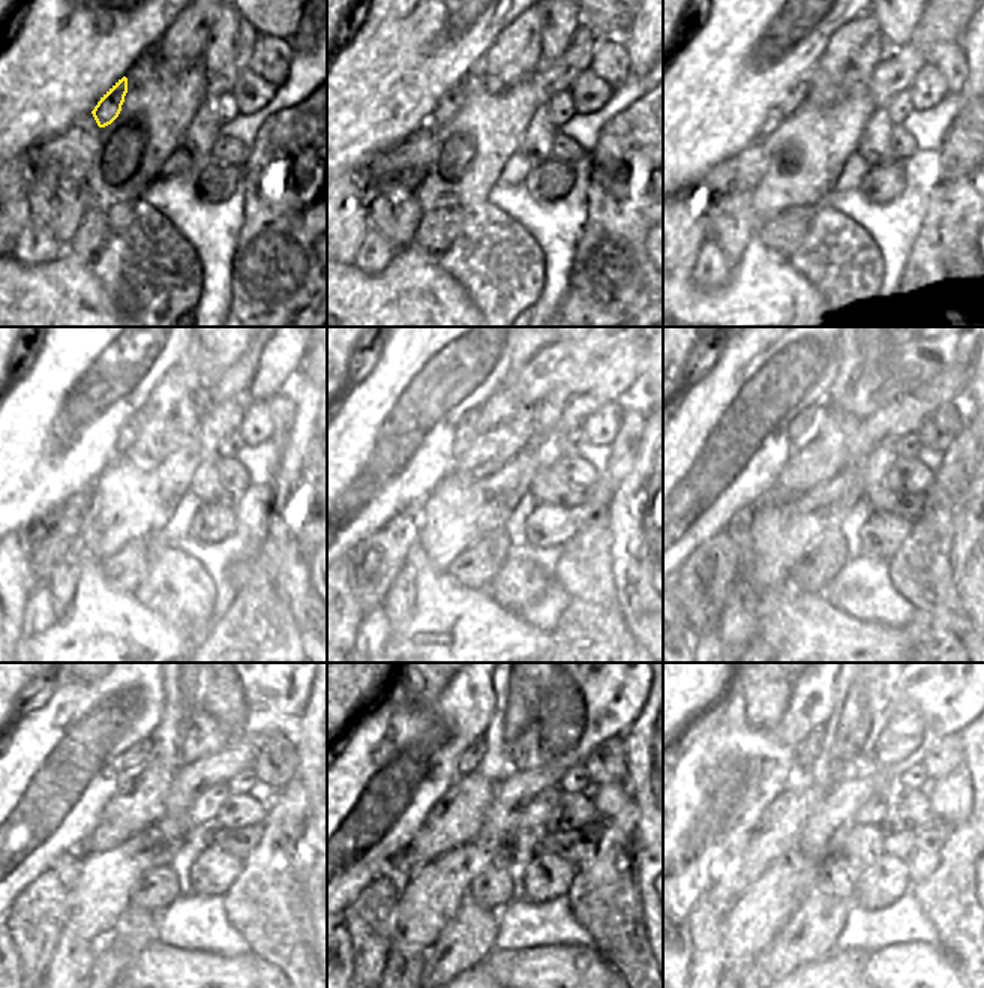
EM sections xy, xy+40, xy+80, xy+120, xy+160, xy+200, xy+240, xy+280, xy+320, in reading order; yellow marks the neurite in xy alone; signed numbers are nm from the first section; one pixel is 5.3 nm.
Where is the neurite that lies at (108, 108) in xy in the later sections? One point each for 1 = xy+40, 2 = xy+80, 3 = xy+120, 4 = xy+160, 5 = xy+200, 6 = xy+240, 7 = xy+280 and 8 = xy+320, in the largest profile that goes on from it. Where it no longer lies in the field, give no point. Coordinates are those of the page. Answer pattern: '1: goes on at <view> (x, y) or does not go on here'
1: goes on at xy+40 (450, 104)
2: goes on at xy+80 (795, 96)
3: goes on at xy+120 (129, 428)
4: goes on at xy+160 (465, 428)
5: goes on at xy+200 (806, 423)
6: goes on at xy+240 (132, 760)
7: goes on at xy+280 (471, 756)
8: goes on at xy+320 (807, 751)

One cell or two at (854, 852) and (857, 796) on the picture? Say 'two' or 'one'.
two

